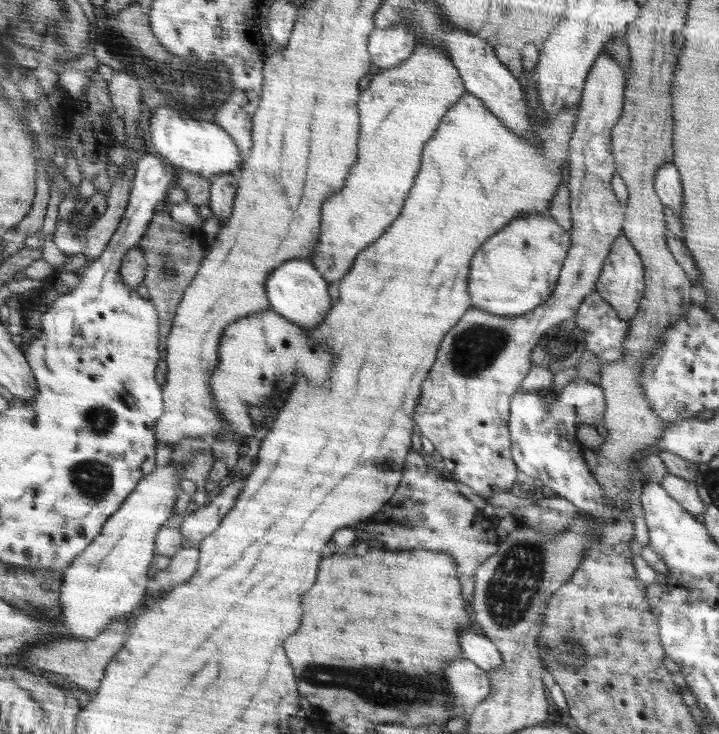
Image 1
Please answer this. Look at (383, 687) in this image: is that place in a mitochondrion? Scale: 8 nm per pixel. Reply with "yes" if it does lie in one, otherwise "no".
yes

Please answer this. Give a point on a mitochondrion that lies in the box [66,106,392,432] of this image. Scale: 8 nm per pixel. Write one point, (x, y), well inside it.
(169, 270)

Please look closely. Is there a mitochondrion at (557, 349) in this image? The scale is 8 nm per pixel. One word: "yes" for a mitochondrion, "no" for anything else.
yes

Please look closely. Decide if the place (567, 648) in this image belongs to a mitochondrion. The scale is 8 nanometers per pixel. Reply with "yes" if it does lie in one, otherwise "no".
yes

